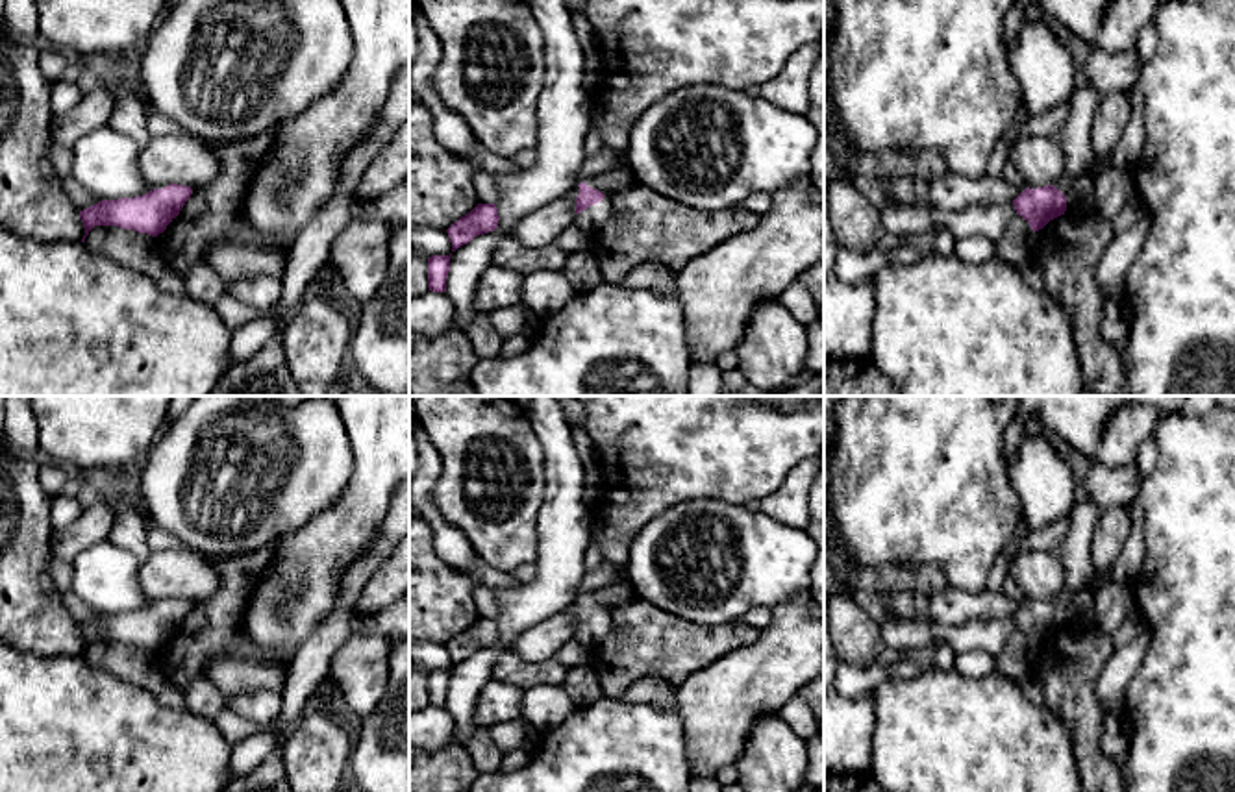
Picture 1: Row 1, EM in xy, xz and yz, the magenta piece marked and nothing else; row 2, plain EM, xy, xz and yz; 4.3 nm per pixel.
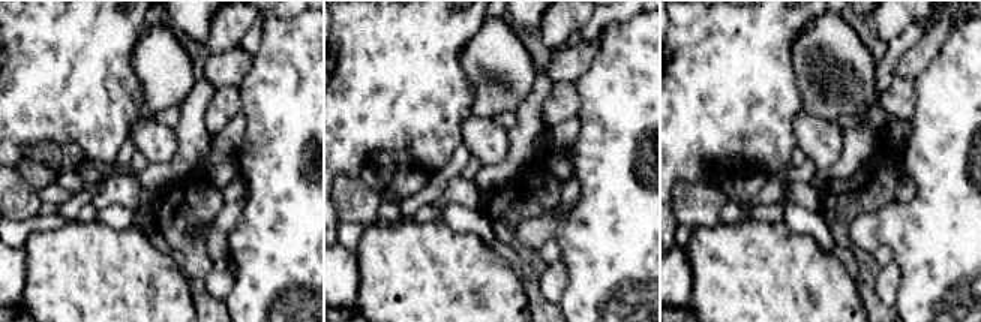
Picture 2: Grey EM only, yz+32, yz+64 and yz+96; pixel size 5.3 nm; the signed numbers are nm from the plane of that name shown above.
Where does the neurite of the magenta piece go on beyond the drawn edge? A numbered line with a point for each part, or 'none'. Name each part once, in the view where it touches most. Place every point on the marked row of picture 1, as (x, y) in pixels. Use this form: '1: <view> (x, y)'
1: xz (598, 213)

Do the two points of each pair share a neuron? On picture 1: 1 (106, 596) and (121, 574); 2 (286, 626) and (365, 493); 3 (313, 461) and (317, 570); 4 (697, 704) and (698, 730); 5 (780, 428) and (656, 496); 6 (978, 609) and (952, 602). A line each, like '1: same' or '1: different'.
1: same
2: same
3: different
4: same
5: same
6: same

